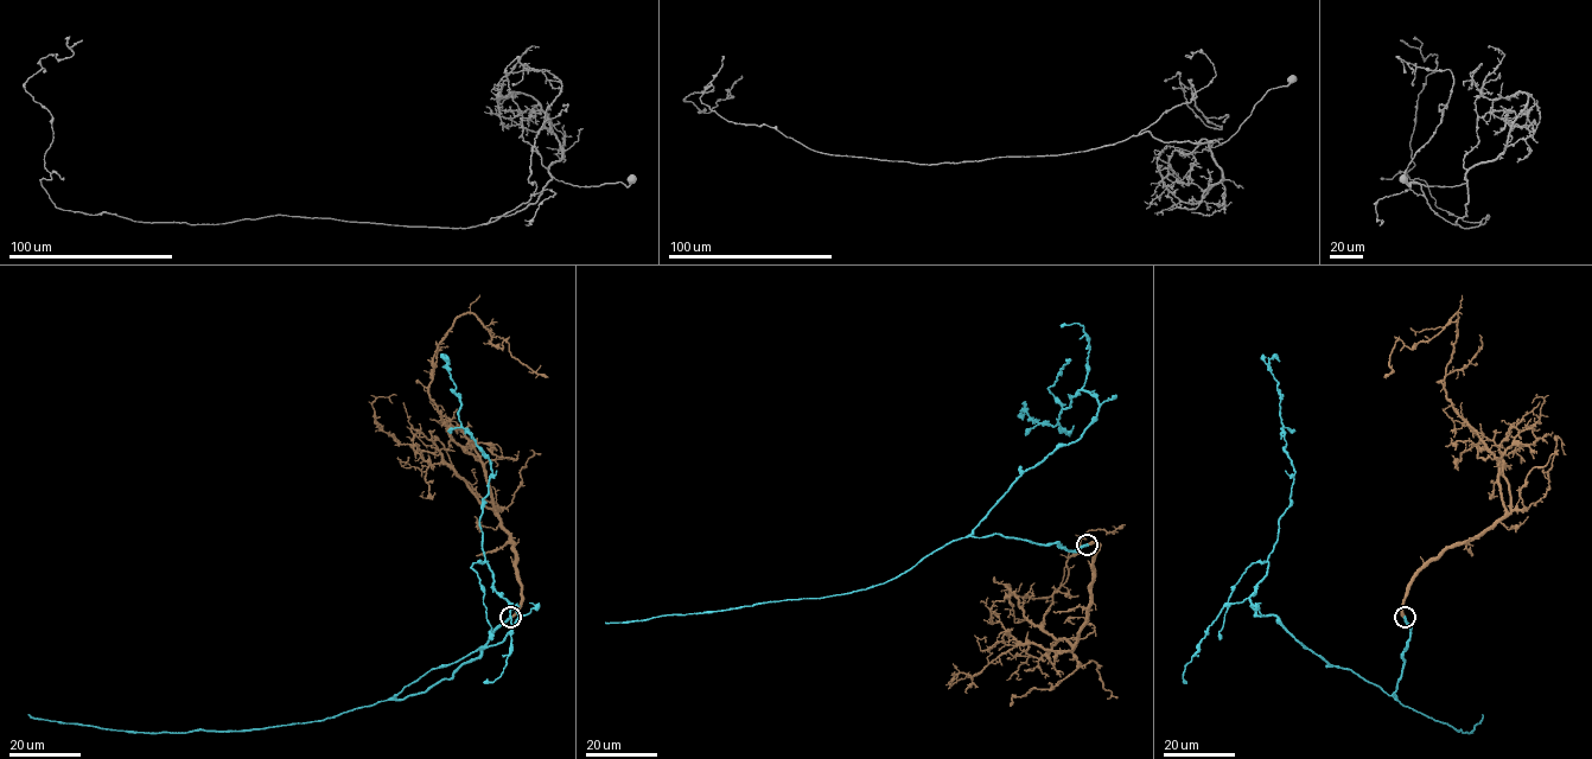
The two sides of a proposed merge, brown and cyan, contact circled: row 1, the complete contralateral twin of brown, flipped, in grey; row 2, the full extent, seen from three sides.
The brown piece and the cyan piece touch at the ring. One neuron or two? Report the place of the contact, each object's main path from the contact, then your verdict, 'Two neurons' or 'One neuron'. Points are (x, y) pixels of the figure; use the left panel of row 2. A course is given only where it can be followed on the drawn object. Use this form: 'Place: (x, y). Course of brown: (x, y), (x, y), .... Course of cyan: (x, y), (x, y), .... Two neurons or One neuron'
Place: (510, 617). Course of brown: (509, 618), (516, 553), (486, 472), (428, 397), (433, 357), (472, 313), (492, 345), (548, 377). Course of cyan: (509, 617), (450, 678), (394, 697), (498, 644), (521, 616), (483, 550), (491, 469), (446, 361). One neuron

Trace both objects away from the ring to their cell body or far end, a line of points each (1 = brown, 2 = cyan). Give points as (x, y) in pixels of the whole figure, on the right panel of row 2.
1: (1405, 618), (1408, 582), (1504, 512), (1498, 460), (1444, 387), (1456, 313), (1412, 349), (1398, 339), (1383, 377)
2: (1405, 617), (1409, 640), (1396, 699), (1331, 665), (1250, 603), (1294, 469), (1268, 367), (1279, 361)

